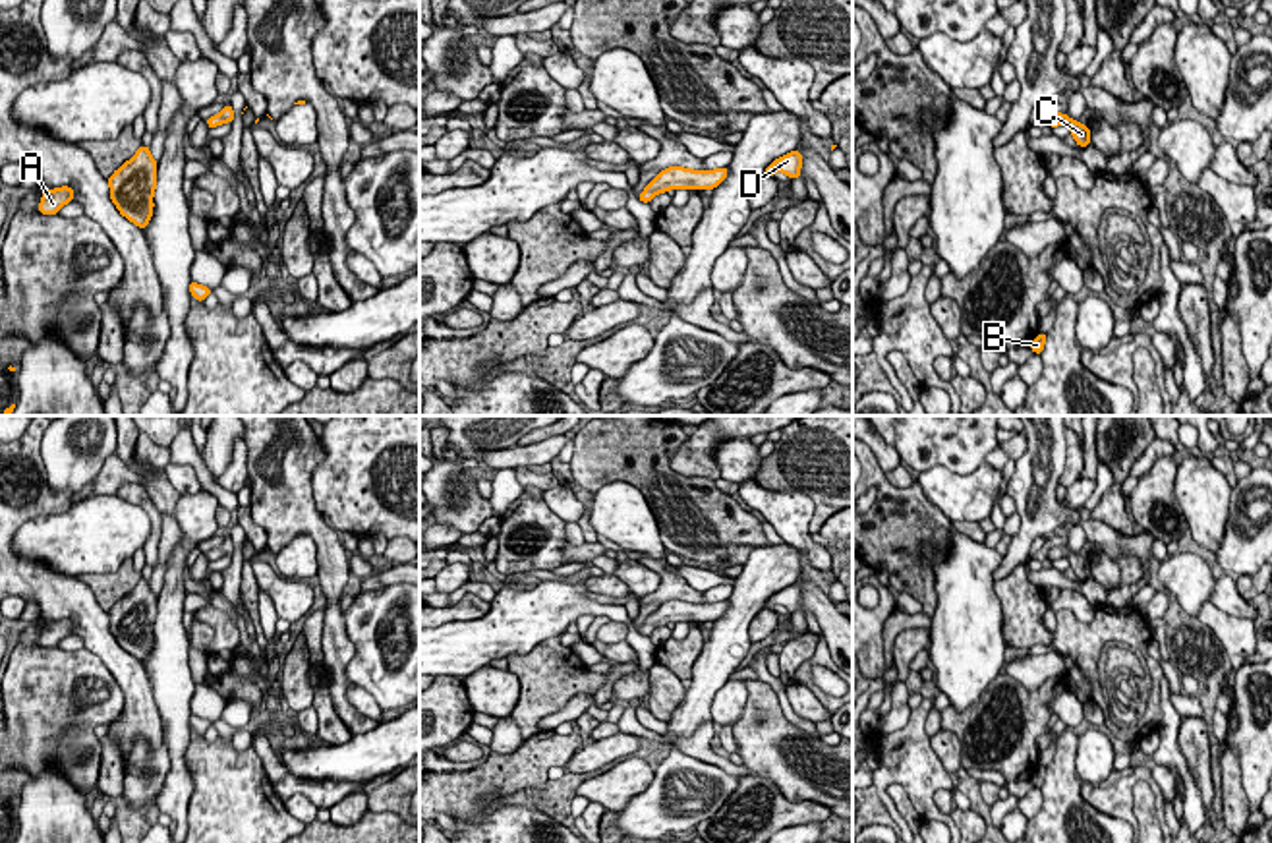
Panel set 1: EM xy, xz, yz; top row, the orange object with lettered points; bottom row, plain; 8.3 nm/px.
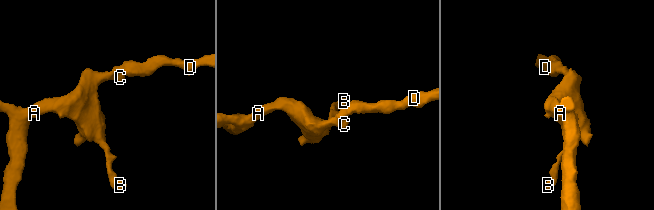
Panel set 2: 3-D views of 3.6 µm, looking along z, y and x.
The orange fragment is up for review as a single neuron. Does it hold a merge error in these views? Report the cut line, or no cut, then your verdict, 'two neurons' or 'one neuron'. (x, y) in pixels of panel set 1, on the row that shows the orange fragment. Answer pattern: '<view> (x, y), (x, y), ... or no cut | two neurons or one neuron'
no cut | one neuron

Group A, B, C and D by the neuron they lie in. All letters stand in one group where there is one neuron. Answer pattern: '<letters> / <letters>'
A B C D

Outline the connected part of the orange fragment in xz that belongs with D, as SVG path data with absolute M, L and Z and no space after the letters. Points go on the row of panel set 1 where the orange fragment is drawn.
M791 151L783 155L781 159L775 159L764 172L764 176L773 176L775 172L787 174L791 180L802 176L800 172L802 166L802 155L800 151Z

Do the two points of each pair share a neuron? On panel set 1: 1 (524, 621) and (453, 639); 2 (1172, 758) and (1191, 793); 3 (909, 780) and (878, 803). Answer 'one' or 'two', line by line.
1: one
2: one
3: one

